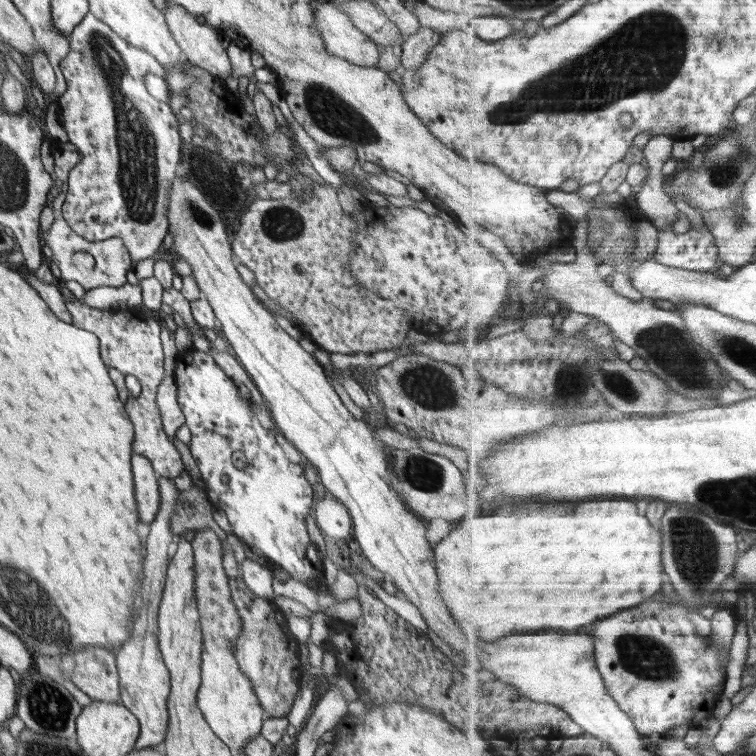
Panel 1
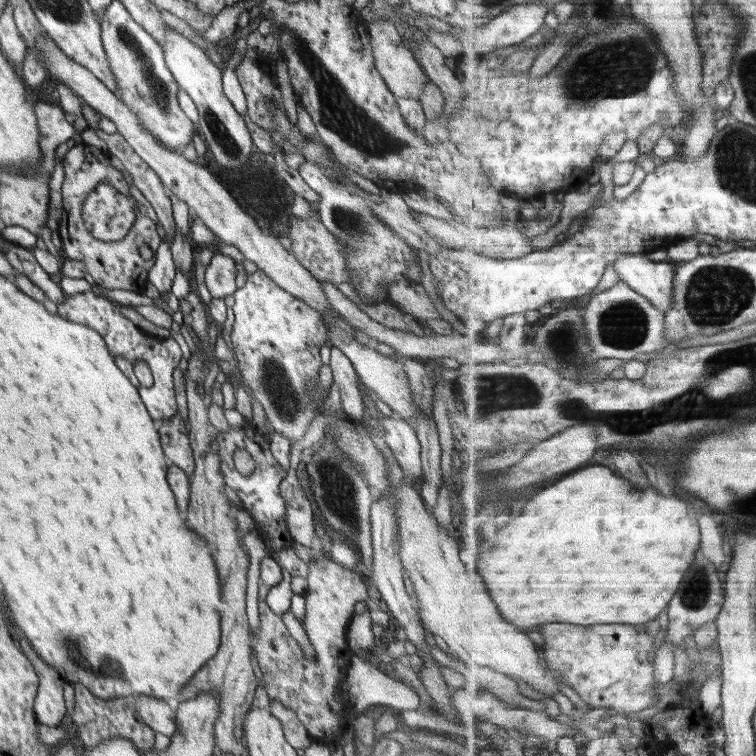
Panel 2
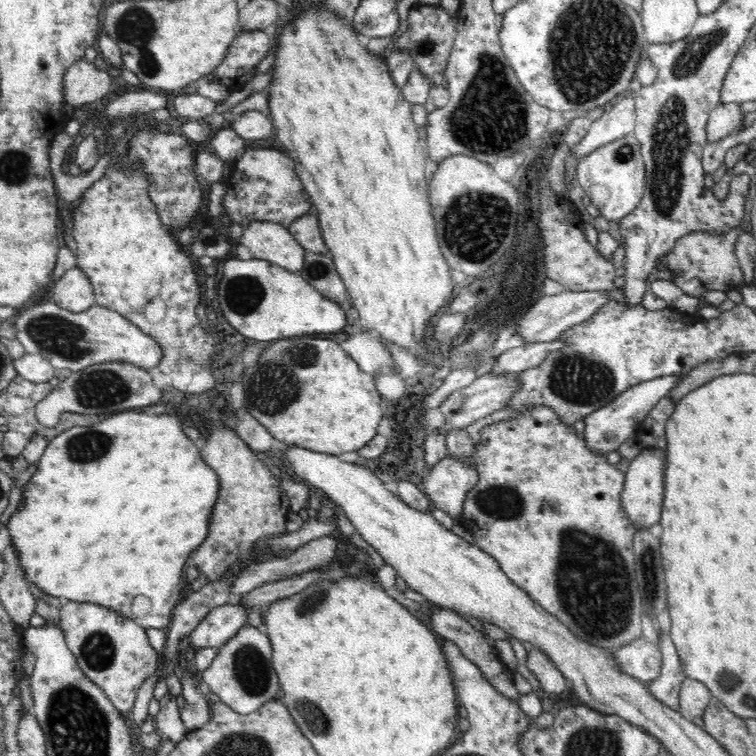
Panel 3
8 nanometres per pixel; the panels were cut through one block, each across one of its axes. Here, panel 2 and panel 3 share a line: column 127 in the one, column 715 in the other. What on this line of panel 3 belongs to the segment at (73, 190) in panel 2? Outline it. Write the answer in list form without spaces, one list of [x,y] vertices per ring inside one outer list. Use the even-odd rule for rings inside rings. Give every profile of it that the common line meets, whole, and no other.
[[[744,218],[742,224],[730,228],[724,234],[713,234],[713,232],[702,232],[696,230],[675,242],[675,245],[664,255],[655,266],[660,272],[676,274],[673,283],[681,288],[686,294],[694,297],[704,296],[708,290],[738,289],[742,286],[742,271],[740,263],[734,252],[736,239],[744,232],[750,230],[748,218]]]

